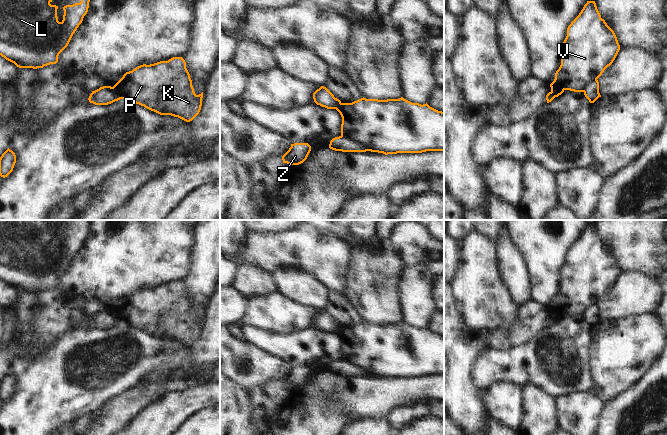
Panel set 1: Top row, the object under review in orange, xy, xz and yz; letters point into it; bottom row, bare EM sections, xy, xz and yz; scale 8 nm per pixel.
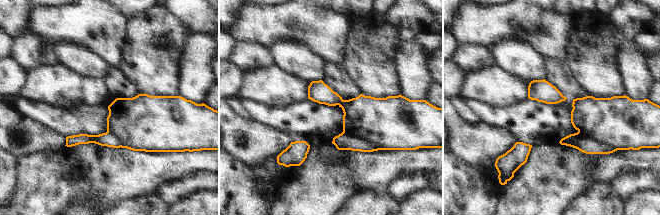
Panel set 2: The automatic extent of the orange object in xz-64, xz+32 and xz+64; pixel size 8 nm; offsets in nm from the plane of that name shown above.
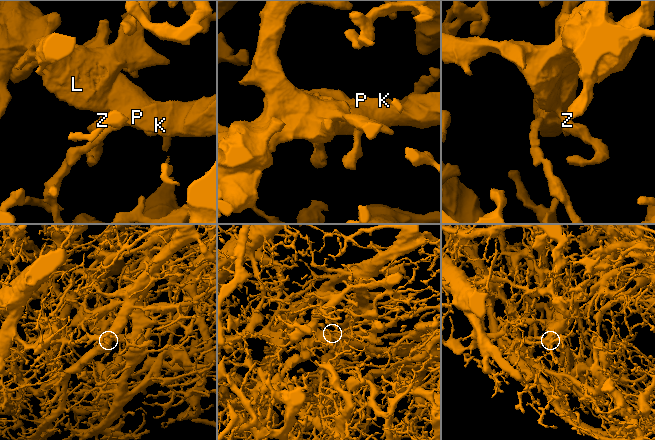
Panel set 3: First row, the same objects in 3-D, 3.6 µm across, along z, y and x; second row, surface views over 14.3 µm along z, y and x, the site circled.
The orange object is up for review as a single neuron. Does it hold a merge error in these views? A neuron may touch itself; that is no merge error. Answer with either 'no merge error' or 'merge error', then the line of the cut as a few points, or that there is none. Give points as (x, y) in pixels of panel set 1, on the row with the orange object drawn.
merge error | xz (341, 135), (358, 142), (366, 150)

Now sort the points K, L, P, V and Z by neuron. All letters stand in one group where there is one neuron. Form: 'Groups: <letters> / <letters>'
Groups: K P V / L Z

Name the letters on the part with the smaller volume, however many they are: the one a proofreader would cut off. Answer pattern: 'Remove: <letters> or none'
Remove: K, P, V

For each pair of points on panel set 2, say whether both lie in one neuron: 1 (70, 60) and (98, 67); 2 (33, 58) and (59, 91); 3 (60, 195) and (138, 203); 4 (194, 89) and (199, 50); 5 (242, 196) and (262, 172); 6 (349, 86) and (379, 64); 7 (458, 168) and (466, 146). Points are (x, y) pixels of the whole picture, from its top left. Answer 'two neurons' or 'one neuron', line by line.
1: one neuron
2: two neurons
3: two neurons
4: one neuron
5: two neurons
6: two neurons
7: two neurons

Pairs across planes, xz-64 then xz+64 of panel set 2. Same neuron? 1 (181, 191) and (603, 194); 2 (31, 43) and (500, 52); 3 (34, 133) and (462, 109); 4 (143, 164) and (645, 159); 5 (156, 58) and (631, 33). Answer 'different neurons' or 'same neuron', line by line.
1: different neurons
2: different neurons
3: different neurons
4: same neuron
5: different neurons

